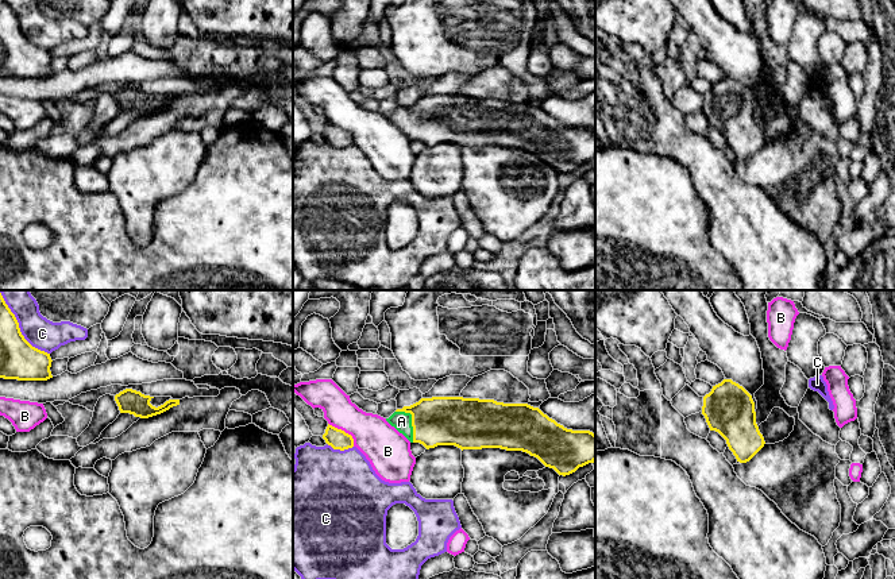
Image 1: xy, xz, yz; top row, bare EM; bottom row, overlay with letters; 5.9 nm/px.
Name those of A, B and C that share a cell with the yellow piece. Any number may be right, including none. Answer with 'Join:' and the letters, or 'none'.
Join: A

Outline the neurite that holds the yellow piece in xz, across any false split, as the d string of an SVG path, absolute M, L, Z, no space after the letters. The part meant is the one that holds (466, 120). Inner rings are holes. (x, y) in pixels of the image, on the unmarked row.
M432 94L397 107L386 119L427 147L455 143L462 148L522 148L563 174L595 159L593 130L567 127L528 101Z

